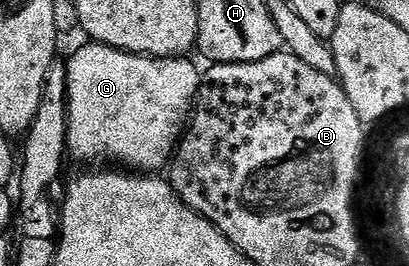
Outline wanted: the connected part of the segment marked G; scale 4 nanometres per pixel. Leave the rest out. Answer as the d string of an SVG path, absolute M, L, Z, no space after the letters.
M86 41L86 44L75 53L66 63L68 77L68 141L66 149L71 160L79 159L82 165L98 165L101 159L107 159L107 164L121 165L134 173L158 173L174 158L174 152L188 126L188 120L194 110L194 100L198 97L198 87L202 84L200 67L186 57L171 57L168 59L154 59L150 55L134 55L131 51L122 51L119 47L109 47L103 43Z

